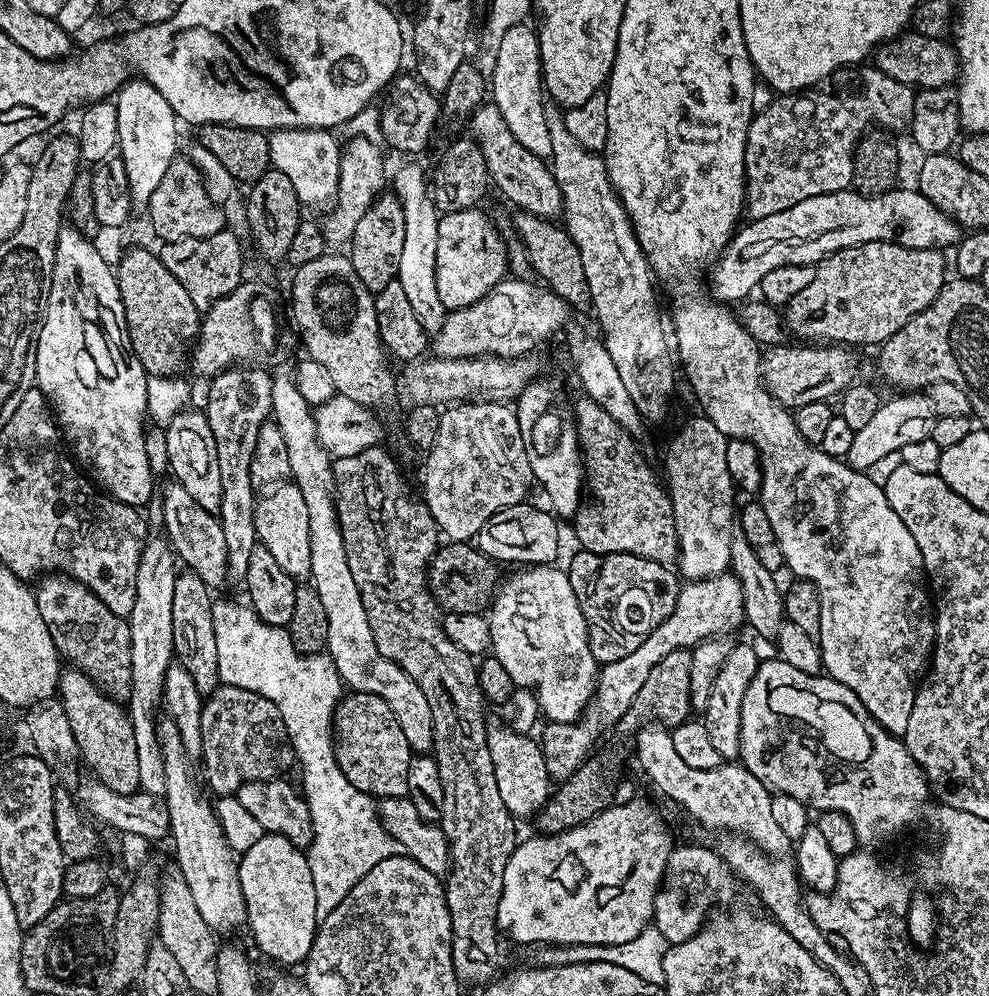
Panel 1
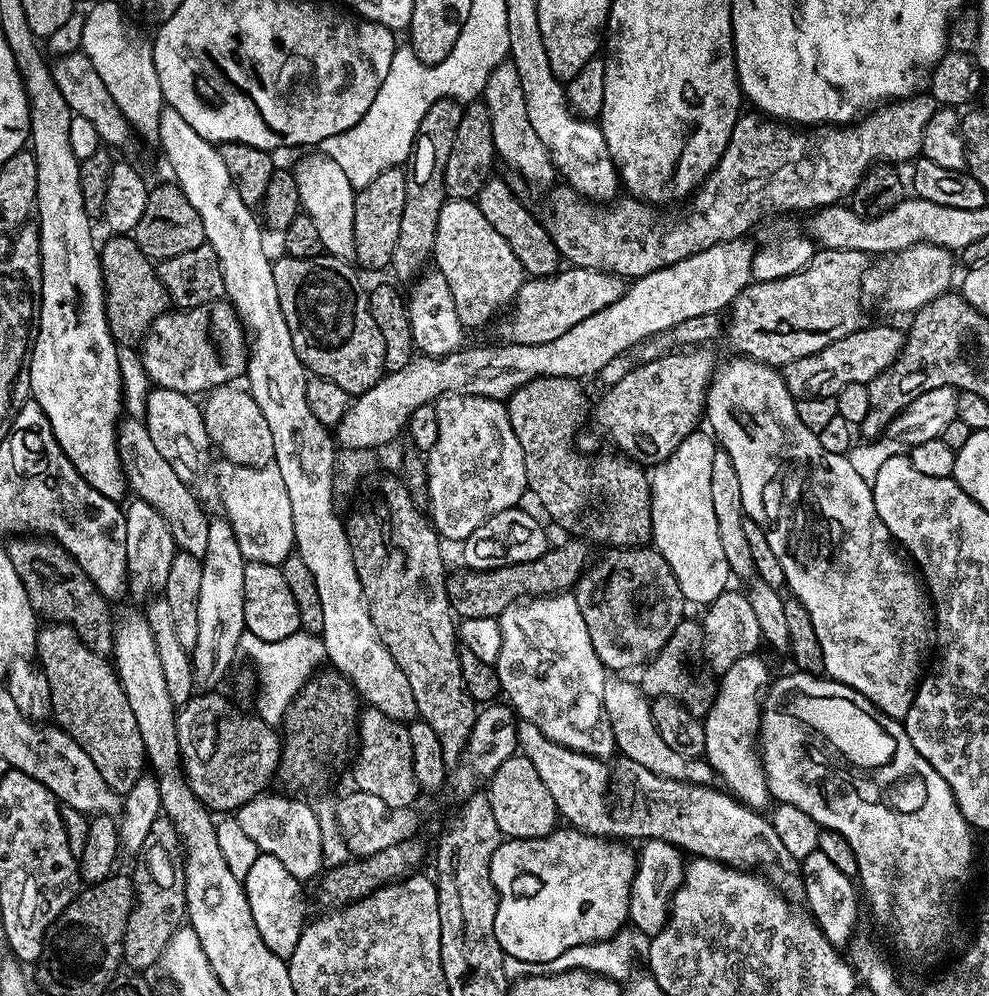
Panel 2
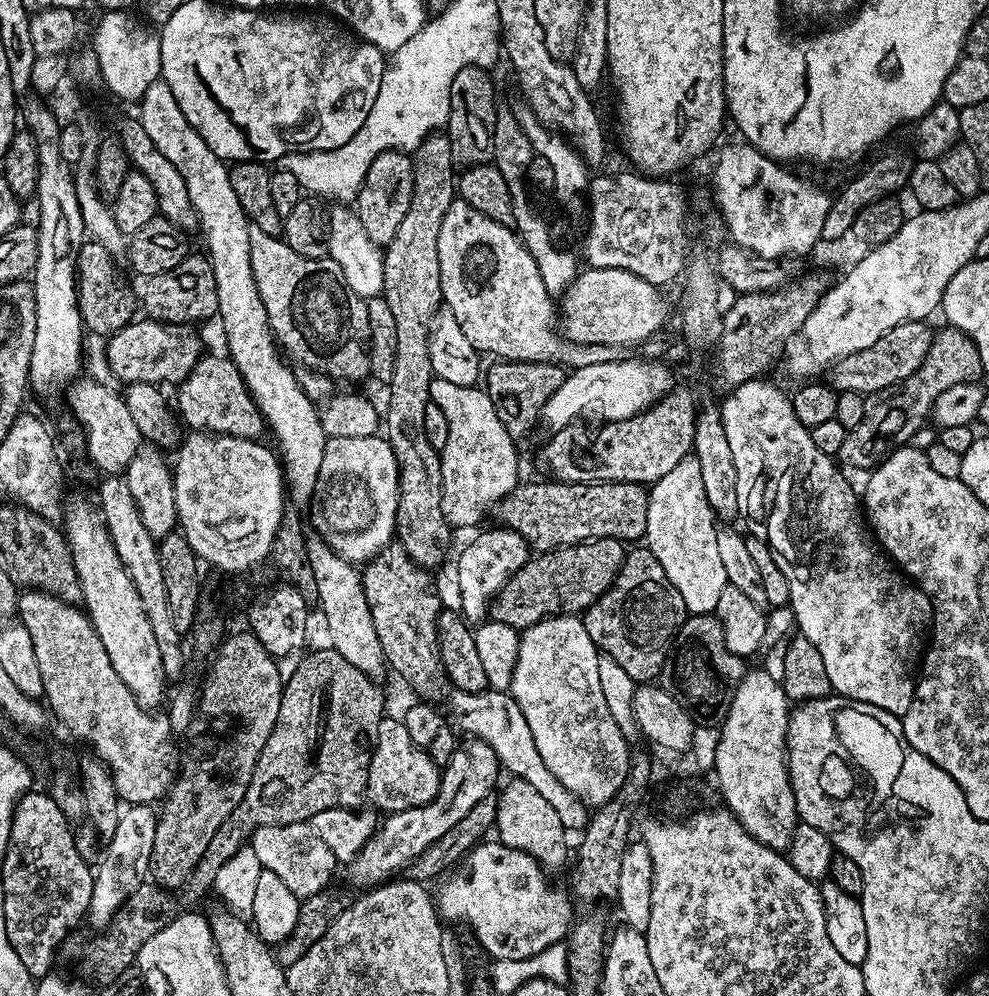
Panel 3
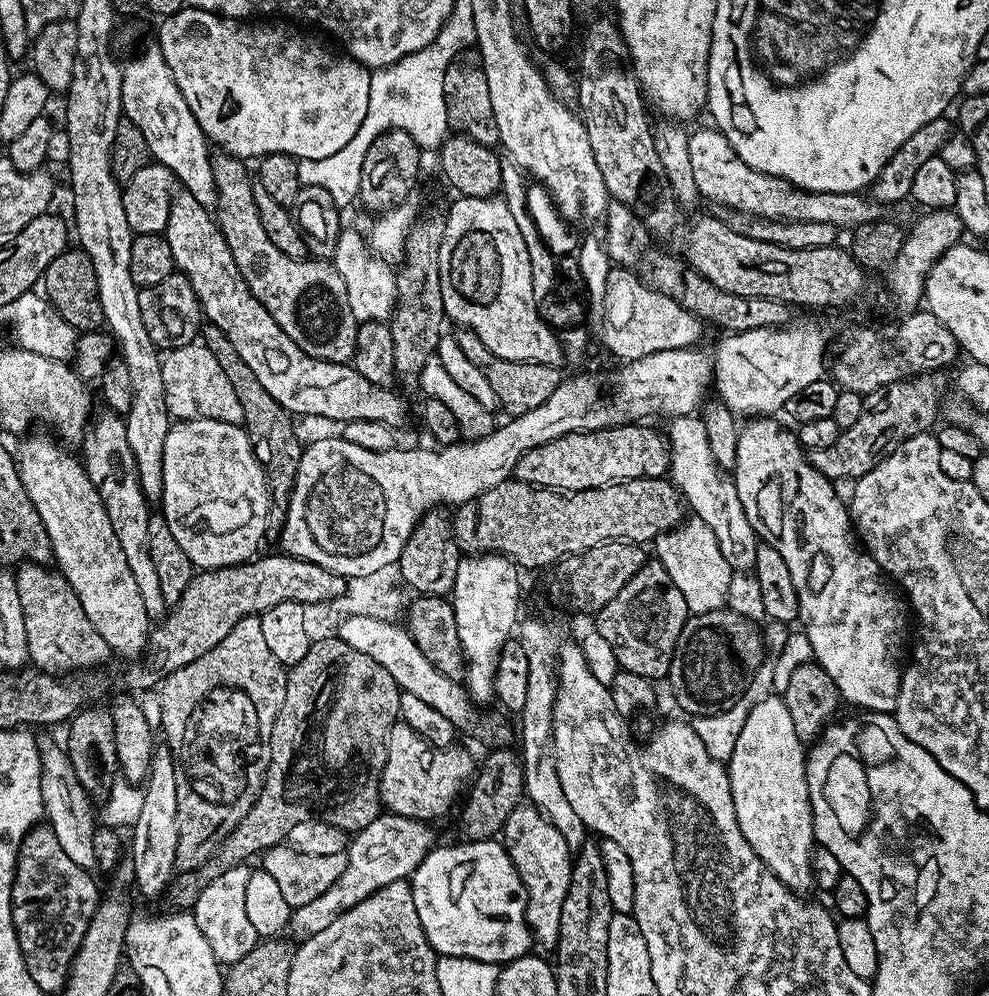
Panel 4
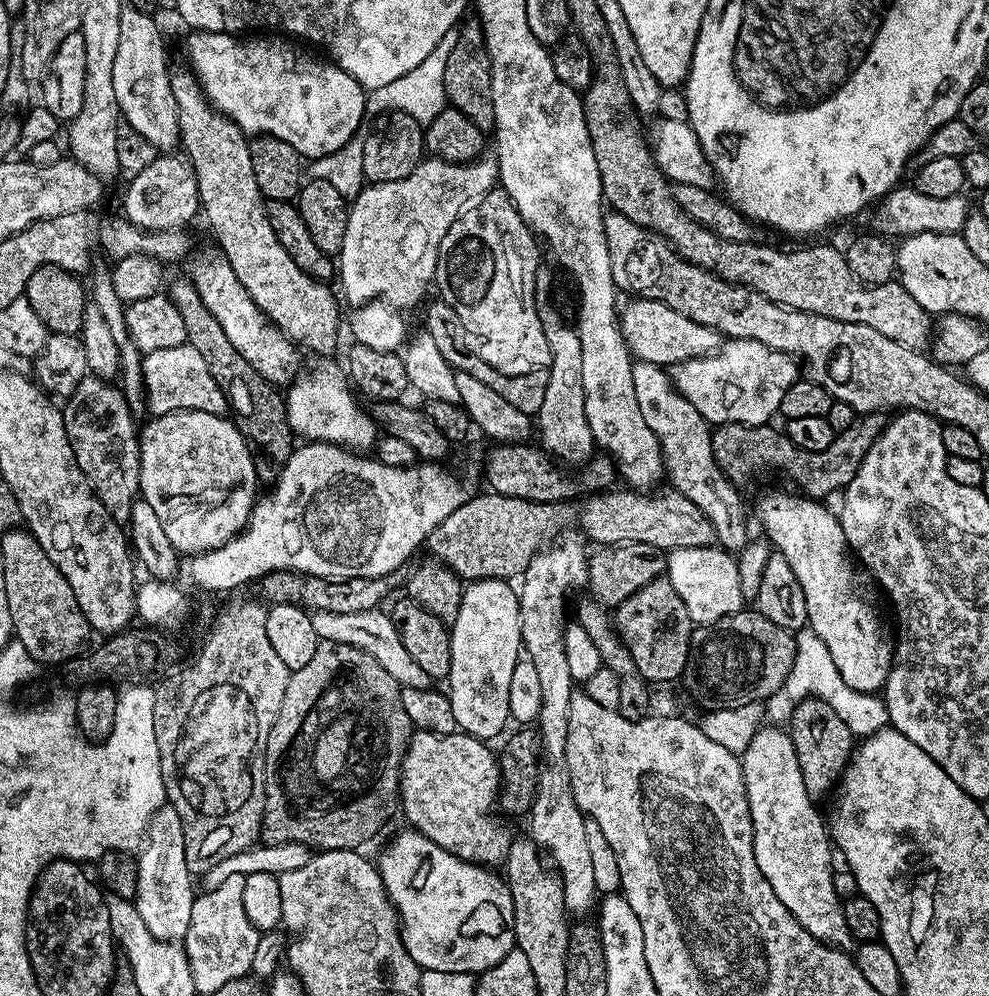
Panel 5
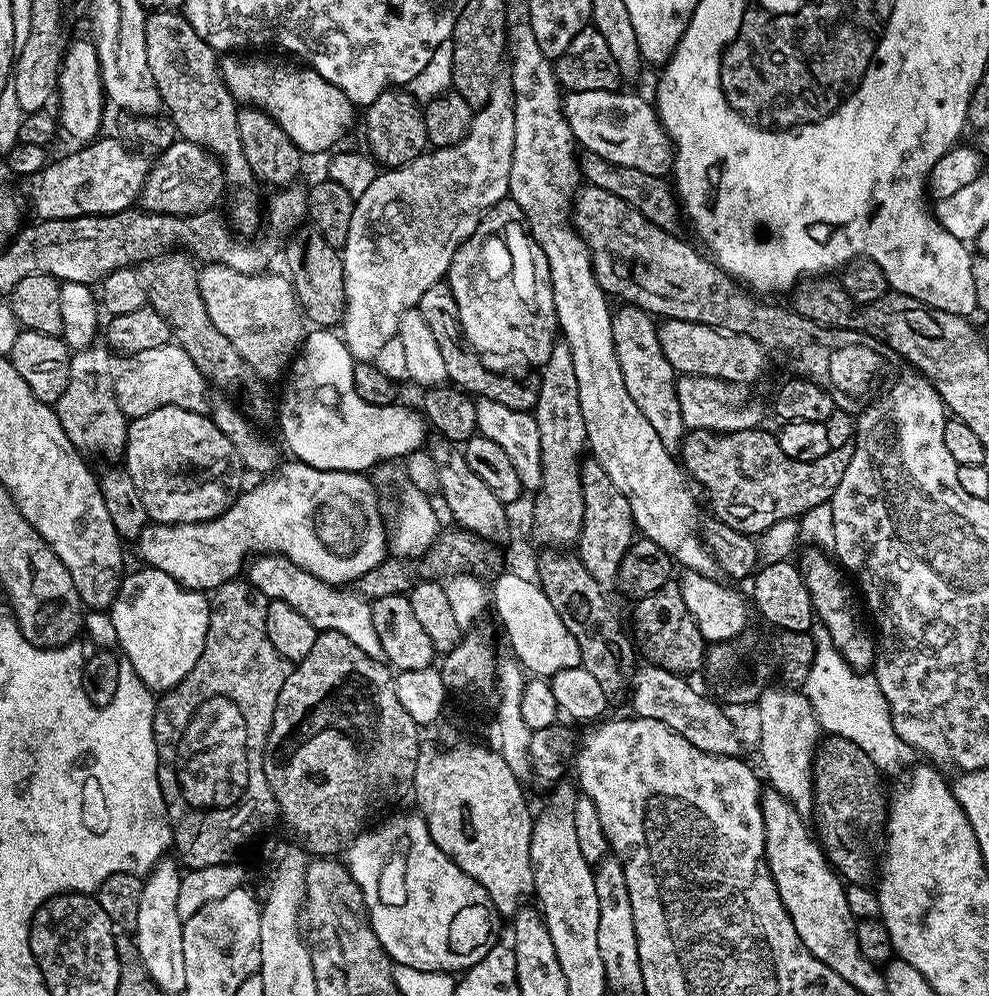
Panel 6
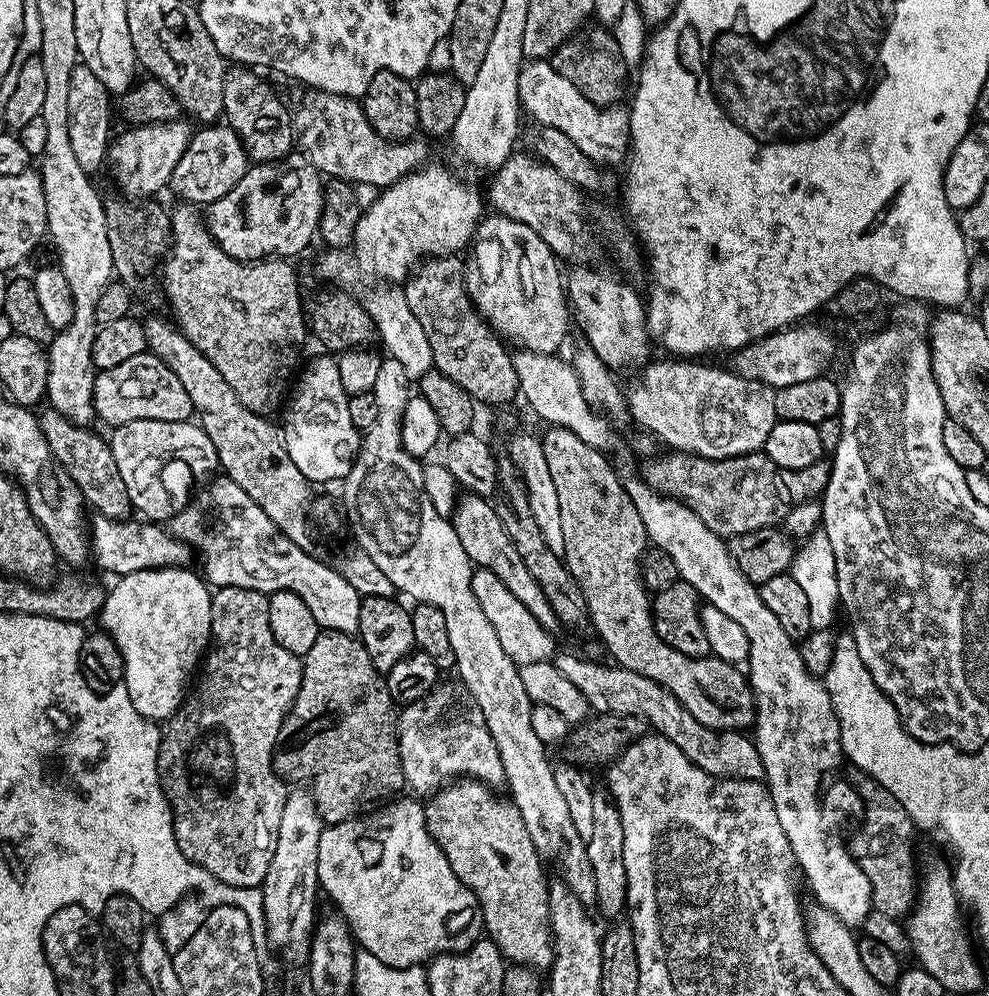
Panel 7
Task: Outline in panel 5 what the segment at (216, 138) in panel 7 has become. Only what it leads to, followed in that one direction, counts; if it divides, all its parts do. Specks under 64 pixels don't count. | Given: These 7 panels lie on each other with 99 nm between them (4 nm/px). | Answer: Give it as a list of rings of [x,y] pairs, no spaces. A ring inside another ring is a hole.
[[[160,154],[157,155],[156,160],[154,162],[150,162],[150,166],[146,166],[146,170],[142,170],[142,174],[138,174],[134,177],[133,180],[127,181],[126,187],[128,189],[124,192],[124,209],[122,209],[122,215],[125,220],[130,221],[134,226],[138,226],[139,228],[144,228],[148,232],[165,232],[166,230],[180,230],[185,226],[184,224],[188,224],[191,222],[195,216],[198,216],[198,213],[201,211],[200,206],[200,195],[198,194],[198,182],[196,181],[196,172],[192,169],[192,163],[185,158],[183,155],[177,154],[177,156],[172,156],[176,154]]]

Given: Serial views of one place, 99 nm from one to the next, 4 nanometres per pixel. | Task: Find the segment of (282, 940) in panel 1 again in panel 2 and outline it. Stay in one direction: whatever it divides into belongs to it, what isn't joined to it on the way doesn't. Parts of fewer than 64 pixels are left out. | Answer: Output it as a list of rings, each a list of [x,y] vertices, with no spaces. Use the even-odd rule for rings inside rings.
[[[261,852],[258,858],[254,858],[254,866],[250,866],[250,874],[242,881],[244,893],[250,902],[250,914],[254,914],[254,926],[258,926],[258,934],[262,934],[262,942],[274,950],[274,954],[282,957],[290,957],[294,954],[294,946],[298,946],[298,938],[304,933],[306,919],[304,920],[304,888],[305,885],[290,871],[278,862],[278,858],[270,853]]]

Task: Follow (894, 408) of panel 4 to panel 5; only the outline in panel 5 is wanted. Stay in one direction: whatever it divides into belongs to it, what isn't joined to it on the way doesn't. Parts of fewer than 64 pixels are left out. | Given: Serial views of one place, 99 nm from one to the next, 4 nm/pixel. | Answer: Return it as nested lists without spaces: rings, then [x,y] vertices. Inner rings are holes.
[[[864,414],[852,421],[852,425],[844,432],[839,433],[830,446],[821,452],[807,452],[801,448],[796,448],[788,440],[783,431],[780,432],[768,424],[722,424],[712,432],[712,453],[718,462],[720,469],[724,471],[724,477],[732,481],[737,486],[743,486],[751,482],[755,476],[760,476],[769,468],[770,471],[785,472],[794,483],[797,484],[799,491],[809,498],[823,498],[832,490],[845,489],[848,483],[858,474],[858,466],[862,466],[862,458],[870,450],[870,446],[884,431],[886,420],[880,414]]]

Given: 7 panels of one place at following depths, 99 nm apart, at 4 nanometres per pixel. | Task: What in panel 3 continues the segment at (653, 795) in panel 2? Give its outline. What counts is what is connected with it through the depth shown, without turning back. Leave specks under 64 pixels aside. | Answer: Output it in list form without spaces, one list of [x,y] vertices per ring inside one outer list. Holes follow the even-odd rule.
[[[452,690],[447,693],[447,702],[449,708],[447,711],[455,727],[461,733],[468,732],[464,734],[479,740],[483,747],[494,750],[494,754],[500,760],[501,769],[509,777],[530,782],[530,786],[534,786],[534,790],[538,790],[538,794],[542,794],[542,798],[546,798],[546,802],[554,806],[554,811],[558,813],[565,830],[572,828],[582,830],[588,825],[589,805],[570,790],[566,790],[566,786],[562,786],[562,782],[558,782],[558,778],[546,768],[546,762],[542,762],[542,754],[538,754],[538,746],[534,746],[534,734],[530,734],[530,725],[526,723],[526,718],[512,695],[508,692],[491,690],[482,692]]]

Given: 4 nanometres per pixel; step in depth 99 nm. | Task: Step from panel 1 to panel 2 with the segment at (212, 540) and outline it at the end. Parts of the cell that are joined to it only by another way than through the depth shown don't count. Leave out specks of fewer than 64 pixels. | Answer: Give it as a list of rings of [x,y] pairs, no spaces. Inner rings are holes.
[[[121,419],[116,434],[116,447],[126,450],[126,484],[129,489],[136,491],[135,495],[141,500],[150,502],[168,520],[170,534],[174,538],[177,549],[189,552],[203,558],[206,554],[206,542],[209,541],[210,516],[204,513],[200,500],[191,492],[189,485],[178,474],[162,454],[150,442],[150,434],[146,430],[143,419]]]

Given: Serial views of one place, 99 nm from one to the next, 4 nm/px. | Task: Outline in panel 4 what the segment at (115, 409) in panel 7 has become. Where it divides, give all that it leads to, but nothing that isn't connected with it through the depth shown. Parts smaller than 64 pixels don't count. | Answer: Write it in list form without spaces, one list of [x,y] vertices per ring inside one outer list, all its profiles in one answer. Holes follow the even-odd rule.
[[[193,342],[181,348],[171,349],[161,359],[162,390],[166,398],[169,417],[176,420],[217,420],[227,424],[243,425],[242,402],[234,394],[218,358],[202,342]]]

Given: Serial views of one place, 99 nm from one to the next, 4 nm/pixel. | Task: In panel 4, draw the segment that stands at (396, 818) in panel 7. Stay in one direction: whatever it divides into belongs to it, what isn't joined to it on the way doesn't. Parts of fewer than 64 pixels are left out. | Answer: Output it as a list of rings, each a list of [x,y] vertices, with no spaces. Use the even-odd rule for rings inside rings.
[[[496,838],[455,843],[450,845],[449,848],[441,848],[441,846],[432,848],[424,861],[413,870],[410,877],[412,893],[414,894],[414,907],[418,909],[418,922],[422,922],[422,930],[426,934],[430,946],[436,951],[437,957],[453,956],[454,958],[470,958],[478,962],[503,966],[512,960],[517,960],[520,956],[529,955],[531,948],[528,947],[533,947],[534,941],[532,932],[528,929],[528,923],[524,917],[525,894],[524,887],[522,886],[522,878],[518,878],[518,870],[508,856],[508,852],[505,850],[503,843]]]

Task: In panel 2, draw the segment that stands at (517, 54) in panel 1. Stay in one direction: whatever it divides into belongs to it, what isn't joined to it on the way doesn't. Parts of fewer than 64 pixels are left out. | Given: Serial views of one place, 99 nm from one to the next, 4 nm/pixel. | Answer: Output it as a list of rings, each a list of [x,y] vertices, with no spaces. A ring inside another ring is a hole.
[[[505,62],[492,71],[482,93],[482,103],[490,110],[497,157],[501,161],[504,159],[510,167],[517,168],[526,179],[536,184],[551,185],[558,173],[552,166],[551,154],[546,146],[542,146],[542,138],[538,138],[534,126],[530,126],[530,117],[526,114],[526,94],[522,94],[522,78],[514,63]]]

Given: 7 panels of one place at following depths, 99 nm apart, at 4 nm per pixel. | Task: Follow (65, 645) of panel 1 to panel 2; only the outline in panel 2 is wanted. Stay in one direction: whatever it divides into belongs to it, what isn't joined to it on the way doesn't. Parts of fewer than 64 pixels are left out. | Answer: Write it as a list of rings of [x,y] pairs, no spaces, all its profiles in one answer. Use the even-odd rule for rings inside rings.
[[[20,534],[9,540],[12,541],[6,544],[8,557],[18,578],[22,578],[22,586],[26,586],[26,594],[37,617],[48,622],[71,624],[78,638],[82,638],[90,650],[111,653],[114,616],[108,613],[109,601],[96,589],[94,582],[90,582],[86,570],[82,570],[71,554],[51,538]]]

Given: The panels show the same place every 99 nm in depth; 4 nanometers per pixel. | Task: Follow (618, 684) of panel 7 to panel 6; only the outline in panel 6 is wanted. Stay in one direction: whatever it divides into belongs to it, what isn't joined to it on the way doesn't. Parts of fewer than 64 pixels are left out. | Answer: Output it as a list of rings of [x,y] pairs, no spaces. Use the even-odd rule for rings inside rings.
[[[651,662],[645,665],[645,668],[637,667],[631,677],[630,705],[636,716],[670,726],[670,730],[682,734],[686,742],[698,746],[703,752],[715,756],[741,755],[740,736],[731,718],[723,712],[725,709],[711,695],[703,696],[694,685],[687,684],[684,681],[687,679],[679,672],[671,672]]]

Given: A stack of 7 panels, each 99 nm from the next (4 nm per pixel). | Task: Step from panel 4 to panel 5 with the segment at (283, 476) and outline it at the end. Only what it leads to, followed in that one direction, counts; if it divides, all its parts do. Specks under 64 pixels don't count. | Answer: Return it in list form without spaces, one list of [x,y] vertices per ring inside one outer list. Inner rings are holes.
[[[181,278],[171,284],[172,281],[167,285],[166,295],[178,308],[178,315],[182,318],[188,335],[188,344],[194,346],[198,354],[202,354],[202,359],[206,362],[210,374],[214,374],[216,381],[221,386],[226,386],[228,407],[237,430],[243,434],[248,444],[256,467],[257,481],[265,486],[275,484],[294,447],[294,433],[288,421],[285,397],[281,389],[262,378],[262,374],[258,374],[258,370],[254,370],[254,366],[250,366],[250,362],[246,362],[246,358],[242,358],[242,354],[234,350],[230,338],[226,338],[226,330],[222,330],[222,326],[218,326],[218,318],[214,318],[214,314],[206,310],[191,280]]]

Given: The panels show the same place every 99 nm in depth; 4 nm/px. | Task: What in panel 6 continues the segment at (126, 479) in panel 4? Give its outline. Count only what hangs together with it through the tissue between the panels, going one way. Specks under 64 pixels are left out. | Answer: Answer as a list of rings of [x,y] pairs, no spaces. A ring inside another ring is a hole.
[[[104,346],[79,349],[70,362],[66,390],[62,390],[54,407],[58,422],[62,422],[62,430],[66,430],[66,438],[70,438],[81,454],[101,456],[104,460],[112,460],[108,462],[116,462],[124,455],[130,420],[116,401],[114,367],[108,356],[109,349]]]

